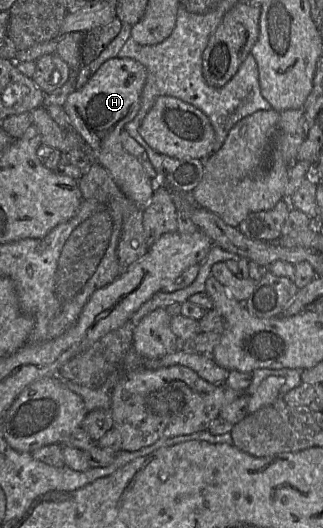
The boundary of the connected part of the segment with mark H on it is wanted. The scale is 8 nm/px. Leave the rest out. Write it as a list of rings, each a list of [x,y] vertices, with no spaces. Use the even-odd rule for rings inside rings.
[[[131,58],[108,59],[83,88],[71,93],[63,106],[73,128],[88,143],[96,161],[110,174],[122,192],[142,209],[152,200],[153,180],[146,174],[141,162],[122,146],[120,133],[140,108],[140,97],[147,78],[146,68]]]

